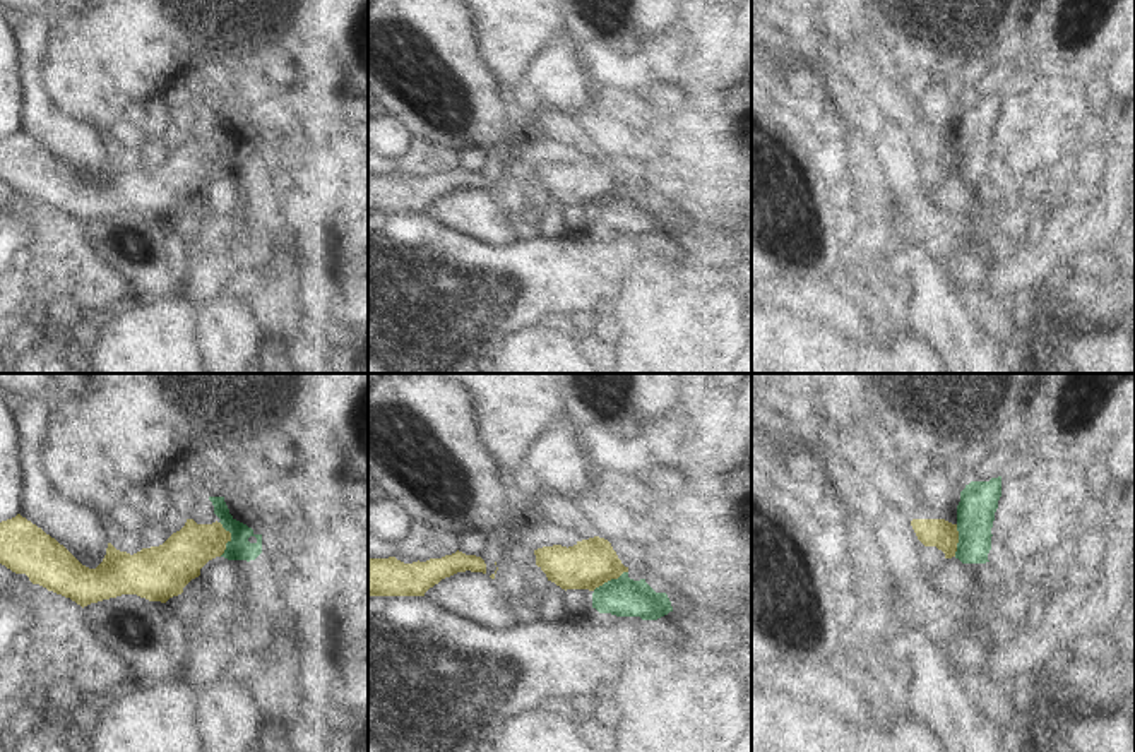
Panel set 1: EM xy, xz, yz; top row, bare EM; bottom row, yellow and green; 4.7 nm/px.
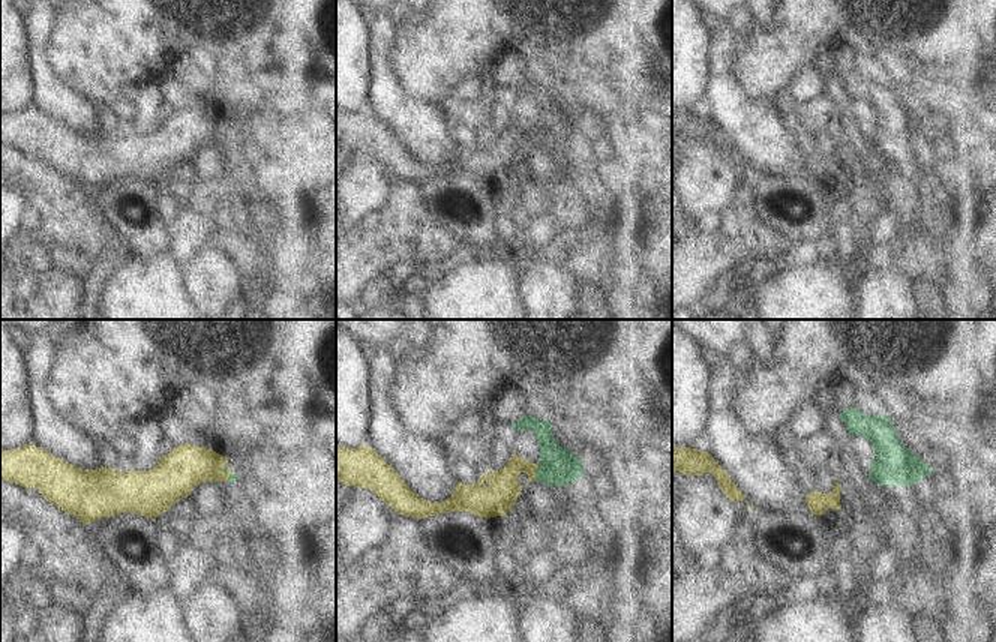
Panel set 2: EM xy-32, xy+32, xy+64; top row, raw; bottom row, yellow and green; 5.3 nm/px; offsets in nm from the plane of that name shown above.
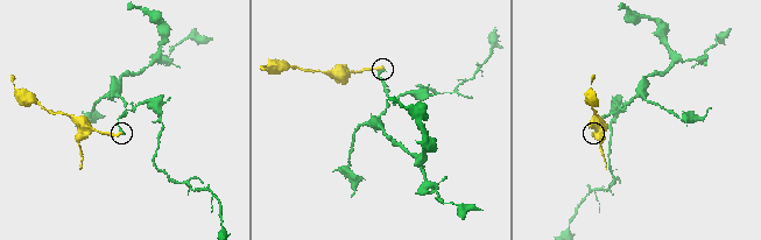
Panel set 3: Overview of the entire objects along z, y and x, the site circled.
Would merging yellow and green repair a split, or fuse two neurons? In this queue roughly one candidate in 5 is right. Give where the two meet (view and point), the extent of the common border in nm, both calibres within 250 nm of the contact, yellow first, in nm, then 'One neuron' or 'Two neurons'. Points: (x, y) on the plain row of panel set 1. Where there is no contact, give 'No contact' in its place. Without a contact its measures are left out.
Touches yellow at xy (230, 155). Shared border 170 nm. Thickness 220 nm (yellow) against 110 nm. Two neurons

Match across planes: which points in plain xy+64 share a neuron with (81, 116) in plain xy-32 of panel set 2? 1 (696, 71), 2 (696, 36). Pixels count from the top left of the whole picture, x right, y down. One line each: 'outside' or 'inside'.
1: outside
2: outside

